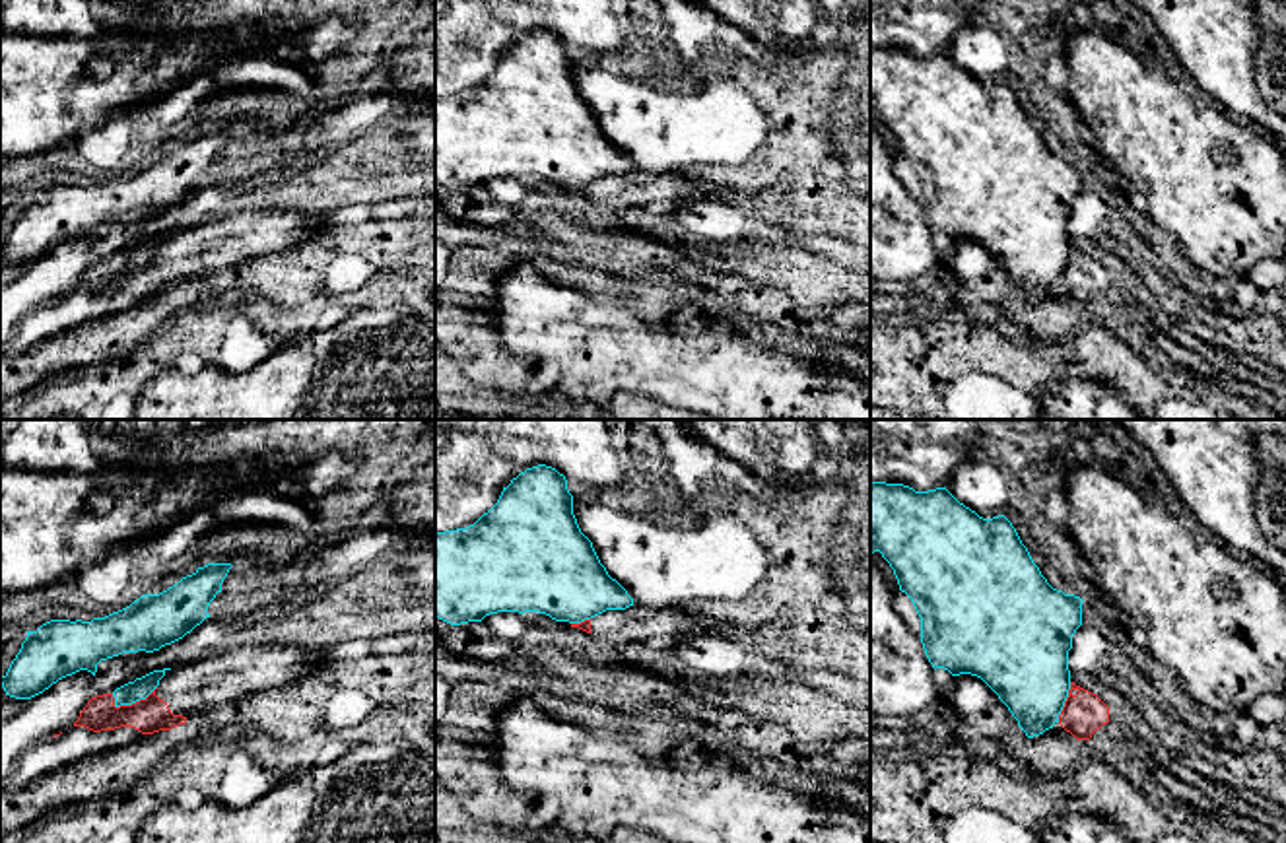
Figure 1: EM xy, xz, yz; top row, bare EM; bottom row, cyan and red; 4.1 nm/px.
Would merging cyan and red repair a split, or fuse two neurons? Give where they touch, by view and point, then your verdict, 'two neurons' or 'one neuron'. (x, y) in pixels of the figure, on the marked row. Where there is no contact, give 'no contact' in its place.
contact xy (135, 702); two neurons

